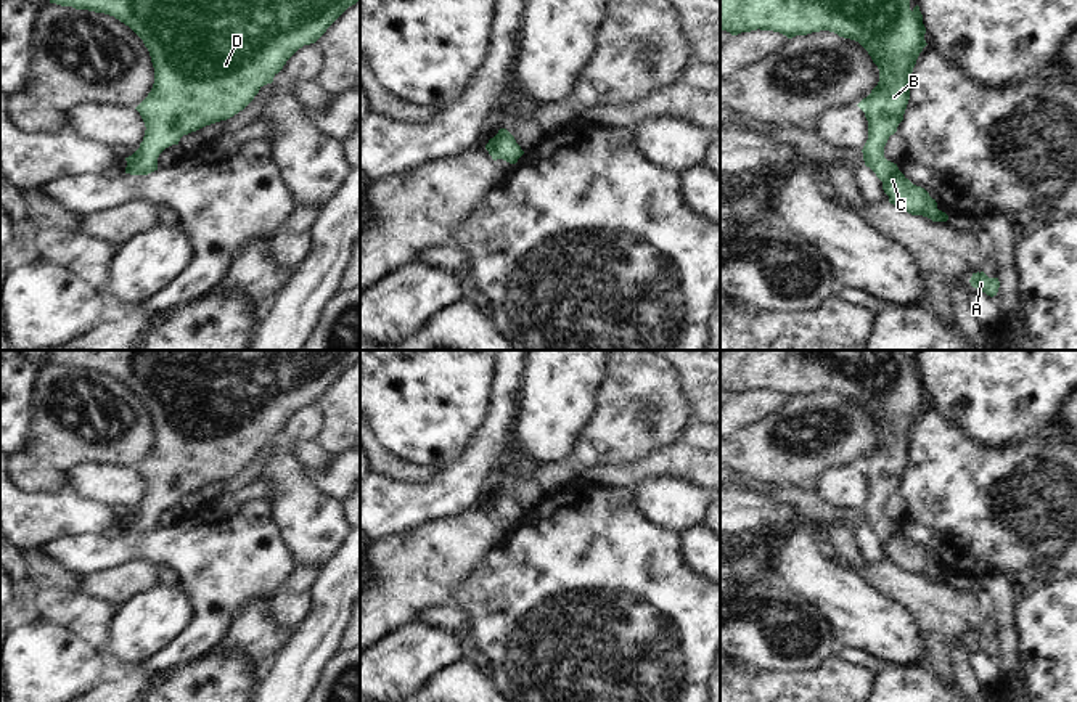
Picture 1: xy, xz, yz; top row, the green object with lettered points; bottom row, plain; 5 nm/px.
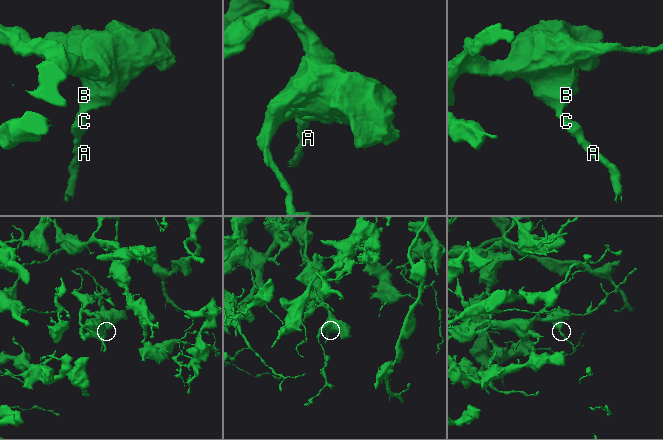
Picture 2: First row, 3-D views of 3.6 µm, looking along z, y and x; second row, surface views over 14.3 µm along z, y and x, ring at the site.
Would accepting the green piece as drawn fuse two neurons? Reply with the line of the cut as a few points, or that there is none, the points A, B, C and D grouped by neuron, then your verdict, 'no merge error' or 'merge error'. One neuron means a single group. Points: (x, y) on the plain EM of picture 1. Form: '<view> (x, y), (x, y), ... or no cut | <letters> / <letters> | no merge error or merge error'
no cut | A B C D | no merge error

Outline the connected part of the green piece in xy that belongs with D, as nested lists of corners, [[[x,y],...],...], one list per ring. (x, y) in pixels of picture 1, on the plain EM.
[[[50,350],[50,363],[114,376],[129,386],[143,400],[149,411],[154,427],[154,443],[148,456],[135,467],[140,472],[146,490],[140,508],[132,516],[125,517],[125,533],[130,535],[148,535],[158,530],[159,514],[166,508],[178,504],[183,495],[196,492],[206,485],[227,480],[243,471],[264,445],[273,442],[273,437],[299,408],[315,403],[326,392],[326,389],[358,360],[360,350]]]

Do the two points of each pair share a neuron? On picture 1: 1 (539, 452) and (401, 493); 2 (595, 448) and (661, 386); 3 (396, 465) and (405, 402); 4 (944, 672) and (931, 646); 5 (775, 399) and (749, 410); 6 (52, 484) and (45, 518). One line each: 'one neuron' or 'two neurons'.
1: two neurons
2: one neuron
3: two neurons
4: one neuron
5: one neuron
6: two neurons

